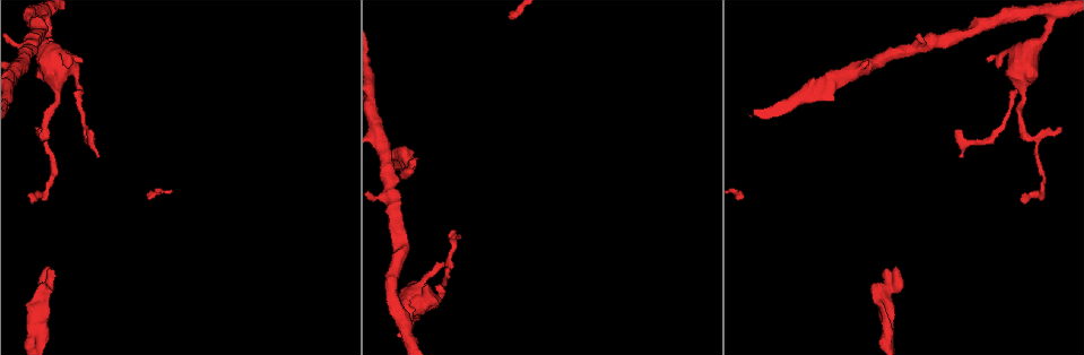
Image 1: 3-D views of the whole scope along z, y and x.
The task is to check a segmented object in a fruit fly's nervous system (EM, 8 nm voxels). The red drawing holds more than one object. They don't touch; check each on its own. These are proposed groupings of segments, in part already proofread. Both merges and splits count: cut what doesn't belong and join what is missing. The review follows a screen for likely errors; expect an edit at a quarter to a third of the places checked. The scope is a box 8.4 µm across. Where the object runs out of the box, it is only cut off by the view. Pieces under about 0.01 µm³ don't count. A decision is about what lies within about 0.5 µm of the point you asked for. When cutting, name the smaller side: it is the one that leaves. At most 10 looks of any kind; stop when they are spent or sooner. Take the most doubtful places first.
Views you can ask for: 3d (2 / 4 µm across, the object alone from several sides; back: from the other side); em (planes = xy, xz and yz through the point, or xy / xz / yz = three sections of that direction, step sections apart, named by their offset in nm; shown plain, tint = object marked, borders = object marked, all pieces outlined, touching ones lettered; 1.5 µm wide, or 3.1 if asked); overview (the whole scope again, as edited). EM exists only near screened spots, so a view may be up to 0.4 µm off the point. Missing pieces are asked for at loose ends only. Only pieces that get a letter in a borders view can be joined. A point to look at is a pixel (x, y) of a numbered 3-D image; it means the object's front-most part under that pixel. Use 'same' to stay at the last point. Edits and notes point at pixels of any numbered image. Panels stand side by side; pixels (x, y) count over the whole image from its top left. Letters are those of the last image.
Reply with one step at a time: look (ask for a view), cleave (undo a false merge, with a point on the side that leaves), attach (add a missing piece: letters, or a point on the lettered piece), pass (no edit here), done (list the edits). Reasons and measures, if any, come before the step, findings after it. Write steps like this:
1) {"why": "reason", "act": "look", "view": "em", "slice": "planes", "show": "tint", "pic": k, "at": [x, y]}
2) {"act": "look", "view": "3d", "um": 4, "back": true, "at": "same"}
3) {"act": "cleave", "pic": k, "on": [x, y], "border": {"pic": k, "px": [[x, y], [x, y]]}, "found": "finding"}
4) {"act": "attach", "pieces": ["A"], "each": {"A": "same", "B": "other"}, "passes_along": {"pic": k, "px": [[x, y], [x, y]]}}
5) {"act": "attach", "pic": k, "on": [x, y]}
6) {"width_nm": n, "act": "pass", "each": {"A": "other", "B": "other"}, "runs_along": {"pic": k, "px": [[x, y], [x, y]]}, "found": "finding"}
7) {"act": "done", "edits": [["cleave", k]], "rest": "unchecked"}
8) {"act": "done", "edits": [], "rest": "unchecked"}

{"why": "branch stops here", "act": "look", "view": "em", "slice": "xz", "step": 4, "show": "borders", "pic": 1, "at": [884, 269]}

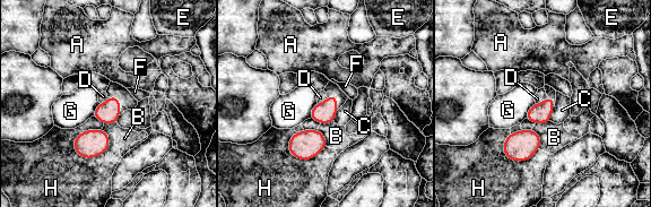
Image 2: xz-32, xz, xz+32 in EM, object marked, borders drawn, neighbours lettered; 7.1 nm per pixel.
{"act": "pass", "each": {"A": "other", "B": "other", "C": "other", "D": "other", "E": "other", "F": "other", "G": "other", "H": "other"}, "border": {"pic": 2, "px": [[547, 96], [541, 102], [536, 103]]}, "found": "no lettered piece goes on from it"}

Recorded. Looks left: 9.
{"why": "thin end", "act": "look", "view": "em", "slice": "planes", "show": "tint", "pic": 1, "at": [83, 61]}

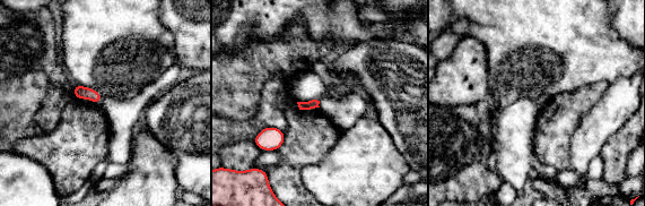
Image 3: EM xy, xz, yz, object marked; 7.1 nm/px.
{"why": "what lies round it", "act": "look", "view": "em", "slice": "planes", "show": "borders", "at": "same"}

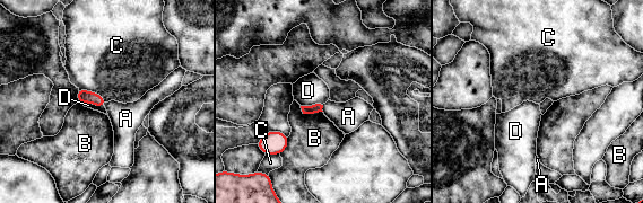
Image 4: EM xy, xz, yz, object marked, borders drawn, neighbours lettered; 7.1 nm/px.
{"act": "pass", "each": {"A": "other", "B": "other", "C": "other", "D": "other"}, "found": "no lettered piece goes on from it"}

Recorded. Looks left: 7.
{"why": "sharp bend", "act": "look", "view": "3d", "um": 2, "pic": 1, "at": [1046, 37]}

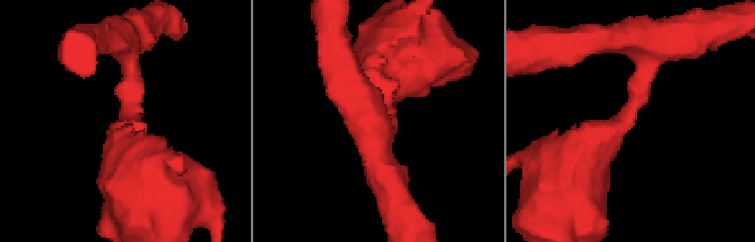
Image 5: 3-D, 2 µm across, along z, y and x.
{"arms": 3, "arm_widths_nm": [260, 280, 650], "why": "need the tissue", "act": "look", "view": "em", "slice": "planes", "show": "borders", "pic": 5, "at": [629, 111]}

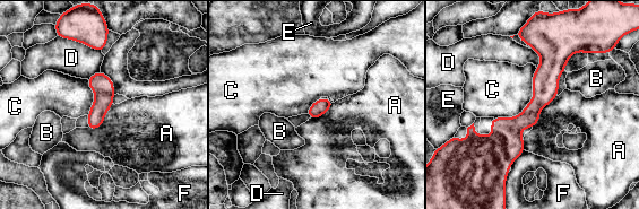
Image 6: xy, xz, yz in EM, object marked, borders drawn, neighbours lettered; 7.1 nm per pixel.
{"width_nm": 110, "act": "pass", "each": {"A": "other", "B": "other", "C": "other", "D": "other", "E": "other", "F": "other"}, "border": {"pic": 6, "px": [[557, 95], [540, 112], [533, 128]]}, "found": "all the same neuron"}

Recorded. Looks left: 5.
{"why": "thin end", "act": "look", "view": "em", "slice": "yz", "step": 4, "show": "borders", "pic": 1, "at": [399, 334]}

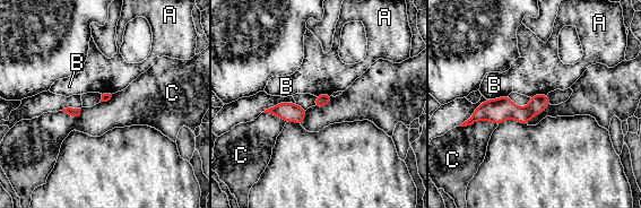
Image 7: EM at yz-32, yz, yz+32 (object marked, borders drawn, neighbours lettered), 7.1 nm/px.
{"longest_contact_nm": ["C", 260], "act": "pass", "each": {"A": "other", "B": "other", "C": "other"}, "found": "none of them fits"}

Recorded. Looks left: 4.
{"act": "done", "edits": [], "rest": "unchecked"}

